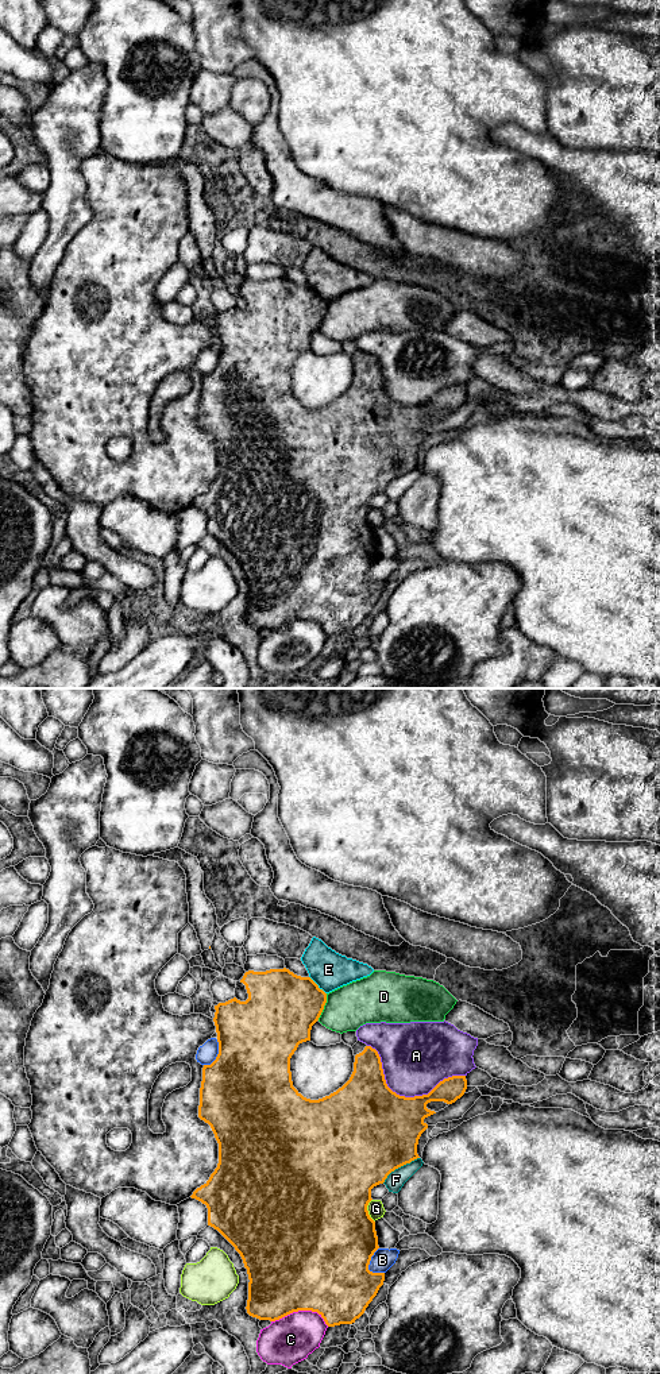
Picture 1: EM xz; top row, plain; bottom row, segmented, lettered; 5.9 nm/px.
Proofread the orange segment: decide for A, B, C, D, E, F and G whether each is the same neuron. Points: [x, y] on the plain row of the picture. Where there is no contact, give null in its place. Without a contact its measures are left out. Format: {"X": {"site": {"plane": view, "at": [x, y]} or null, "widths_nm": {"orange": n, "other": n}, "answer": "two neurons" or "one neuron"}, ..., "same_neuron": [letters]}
{"A": {"site": {"plane": "xz", "at": [404, 405]}, "widths_nm": {"orange": 480, "other": 400}, "answer": "two neurons"}, "B": {"site": {"plane": "xz", "at": [370, 568]}, "widths_nm": {"orange": 500, "other": 130}, "answer": "two neurons"}, "C": {"site": {"plane": "xz", "at": [301, 618]}, "widths_nm": {"orange": 500, "other": 280}, "answer": "two neurons"}, "D": {"site": {"plane": "xz", "at": [323, 316]}, "widths_nm": {"orange": 420, "other": 260}, "answer": "two neurons"}, "E": {"site": {"plane": "xz", "at": [317, 294]}, "widths_nm": {"orange": 420, "other": 220}, "answer": "two neurons"}, "F": {"site": {"plane": "xz", "at": [400, 475]}, "widths_nm": {"orange": 500, "other": 110}, "answer": "two neurons"}, "G": {"site": {"plane": "xz", "at": [367, 520]}, "widths_nm": {"orange": 500, "other": 100}, "answer": "two neurons"}, "same_neuron": []}

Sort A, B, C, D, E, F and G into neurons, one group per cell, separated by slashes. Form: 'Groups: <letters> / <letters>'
Groups: A / B / C / D / E / F / G

